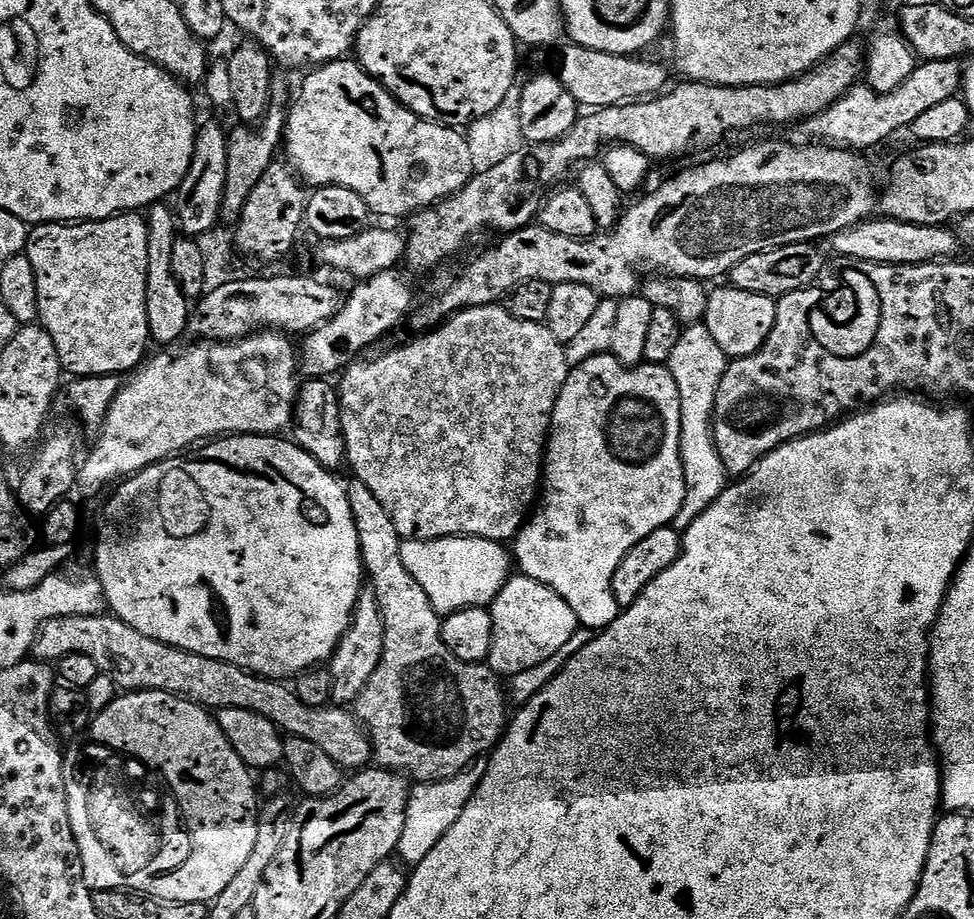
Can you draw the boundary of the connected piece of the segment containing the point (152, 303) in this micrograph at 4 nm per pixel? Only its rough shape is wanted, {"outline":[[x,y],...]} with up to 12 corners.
{"outline":[[147,209],[148,335],[172,344],[188,332],[189,298],[171,254],[178,216]]}

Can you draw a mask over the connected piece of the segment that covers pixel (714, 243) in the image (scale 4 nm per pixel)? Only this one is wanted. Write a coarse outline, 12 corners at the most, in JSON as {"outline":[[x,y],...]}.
{"outline":[[752,144],[575,240],[519,228],[419,305],[413,333],[526,282],[637,295],[873,219],[835,146]]}

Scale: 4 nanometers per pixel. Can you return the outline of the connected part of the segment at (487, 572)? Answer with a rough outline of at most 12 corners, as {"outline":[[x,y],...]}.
{"outline":[[473,536],[405,540],[402,566],[441,617],[491,605],[514,560]]}

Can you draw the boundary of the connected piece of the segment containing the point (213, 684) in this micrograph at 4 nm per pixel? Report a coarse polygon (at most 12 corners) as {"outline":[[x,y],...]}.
{"outline":[[114,614],[41,626],[31,655],[86,654],[117,689],[250,710],[345,770],[373,763],[355,711],[138,634]]}

